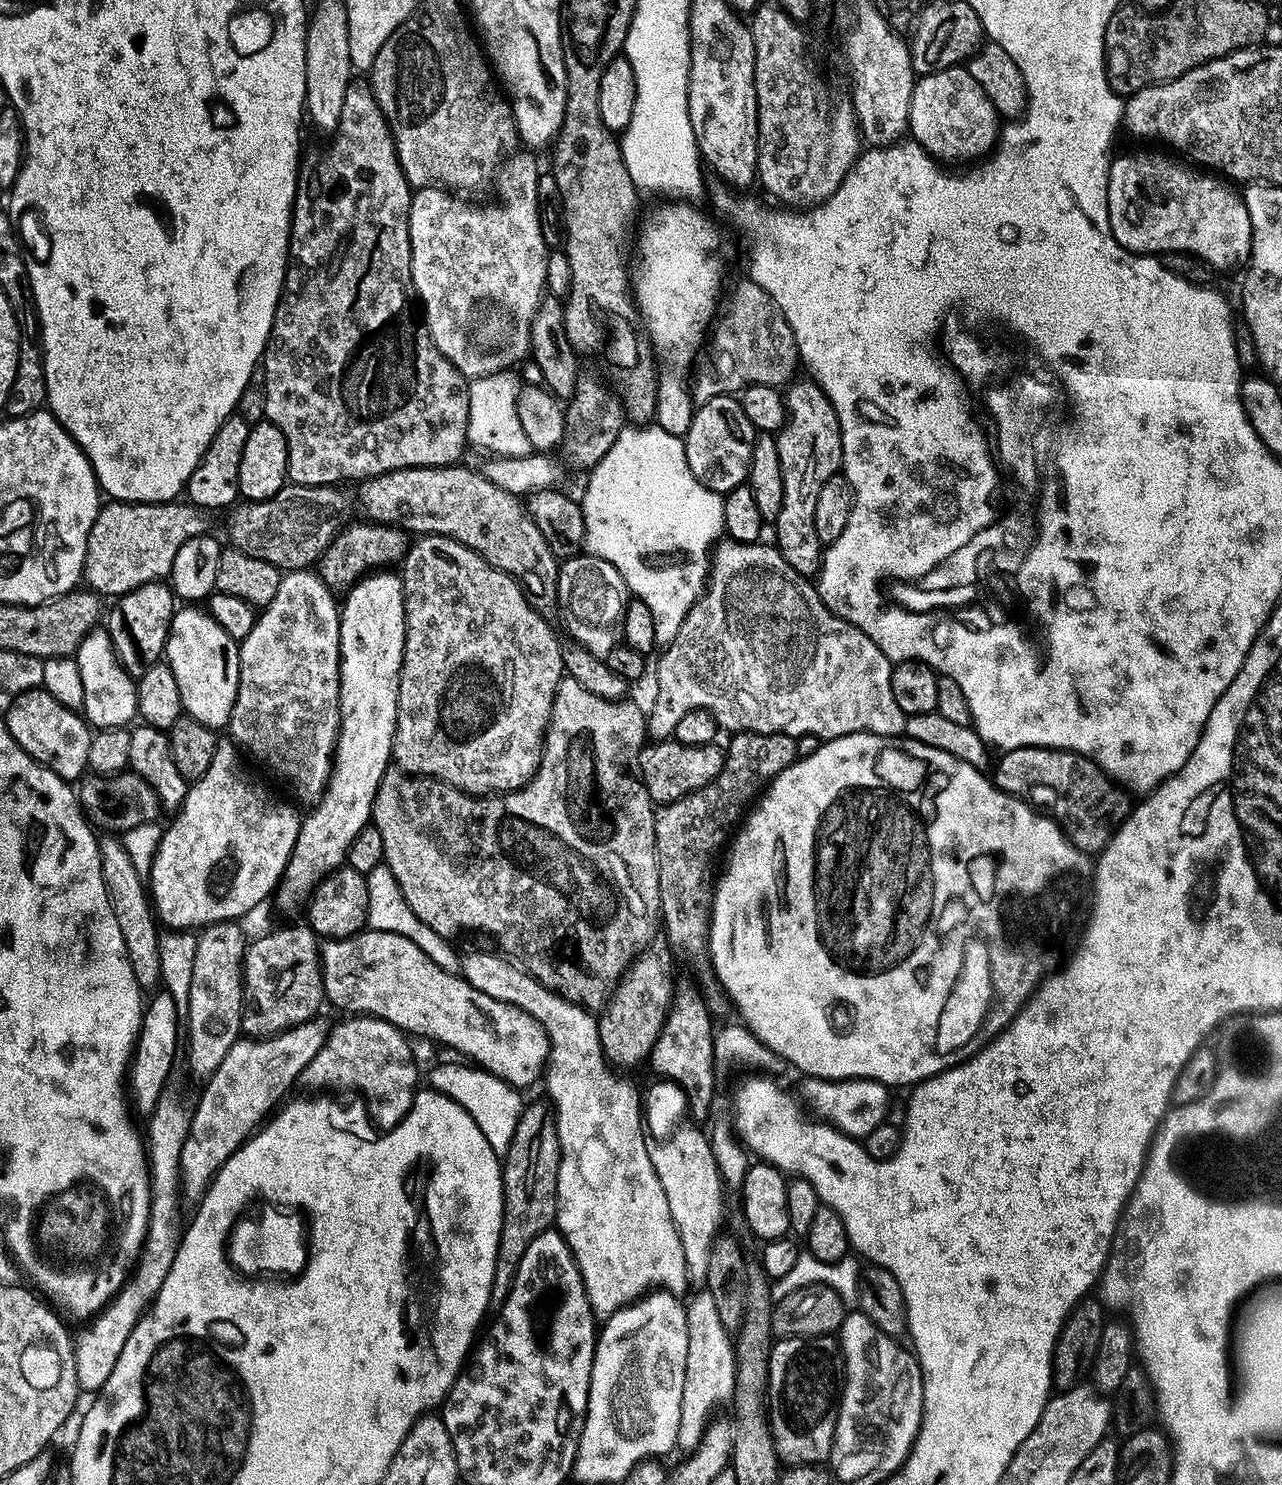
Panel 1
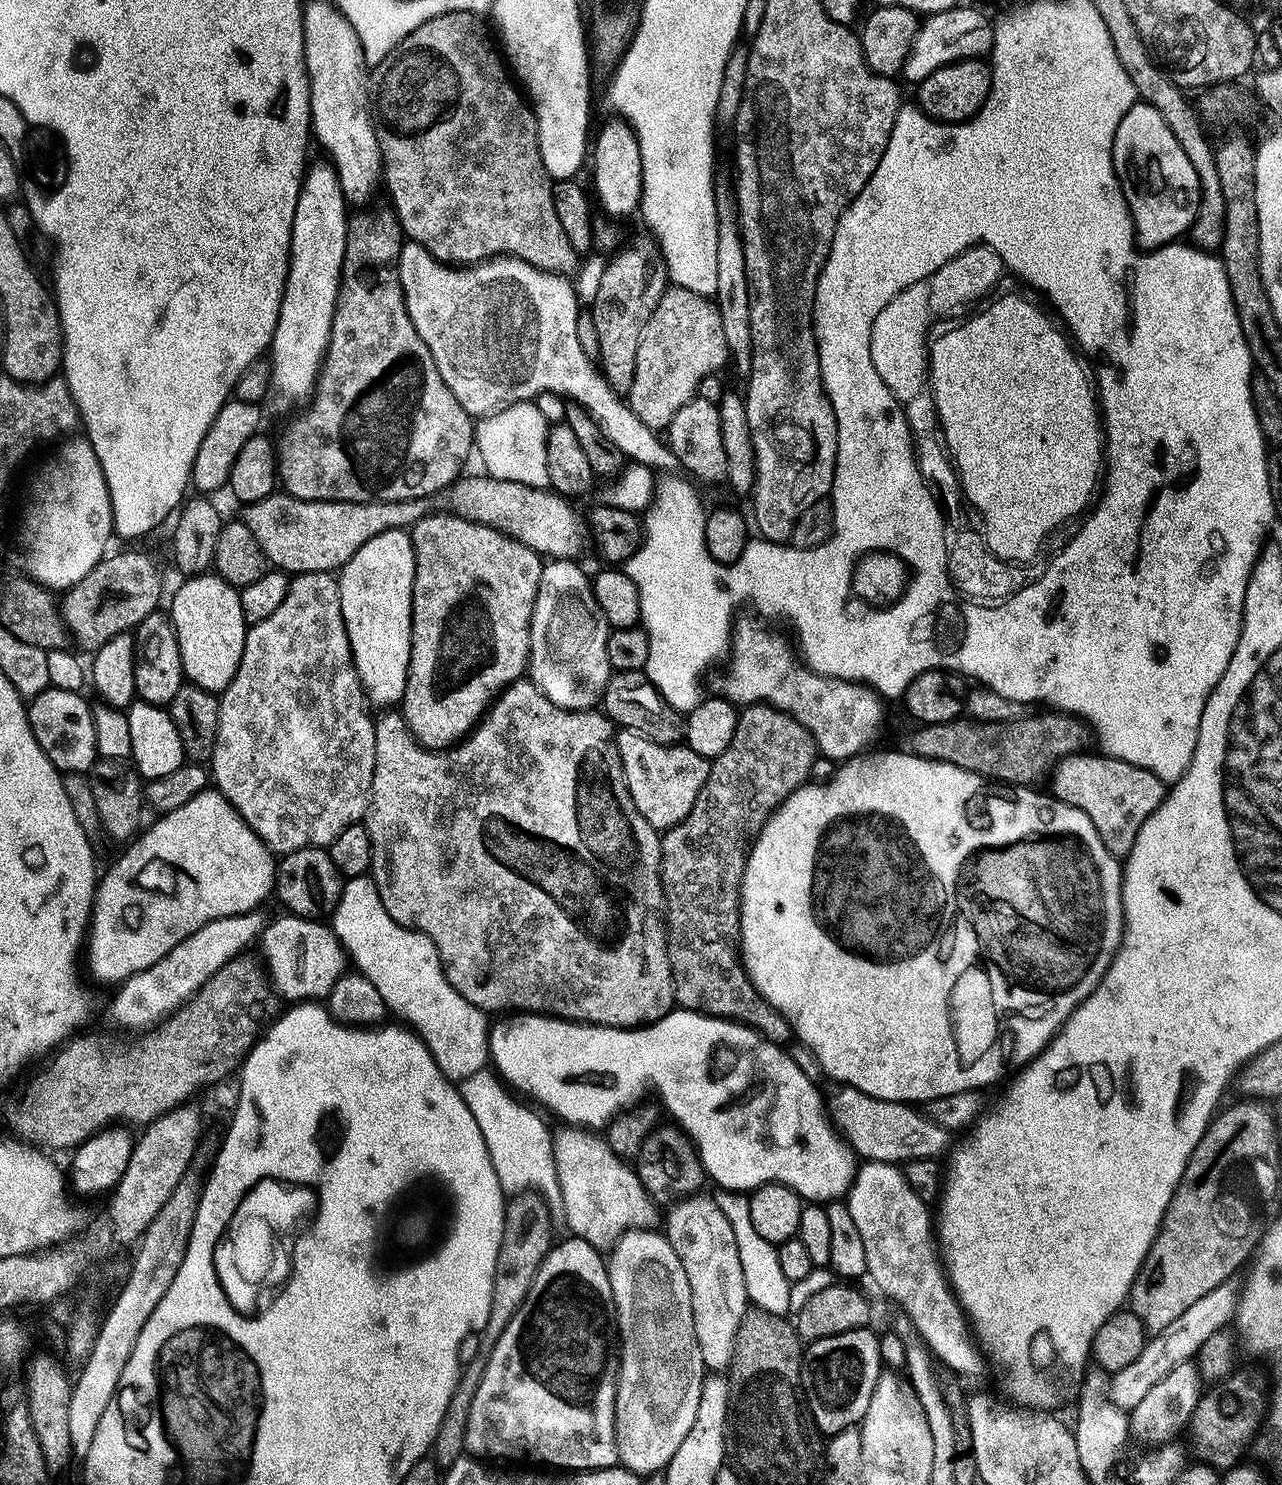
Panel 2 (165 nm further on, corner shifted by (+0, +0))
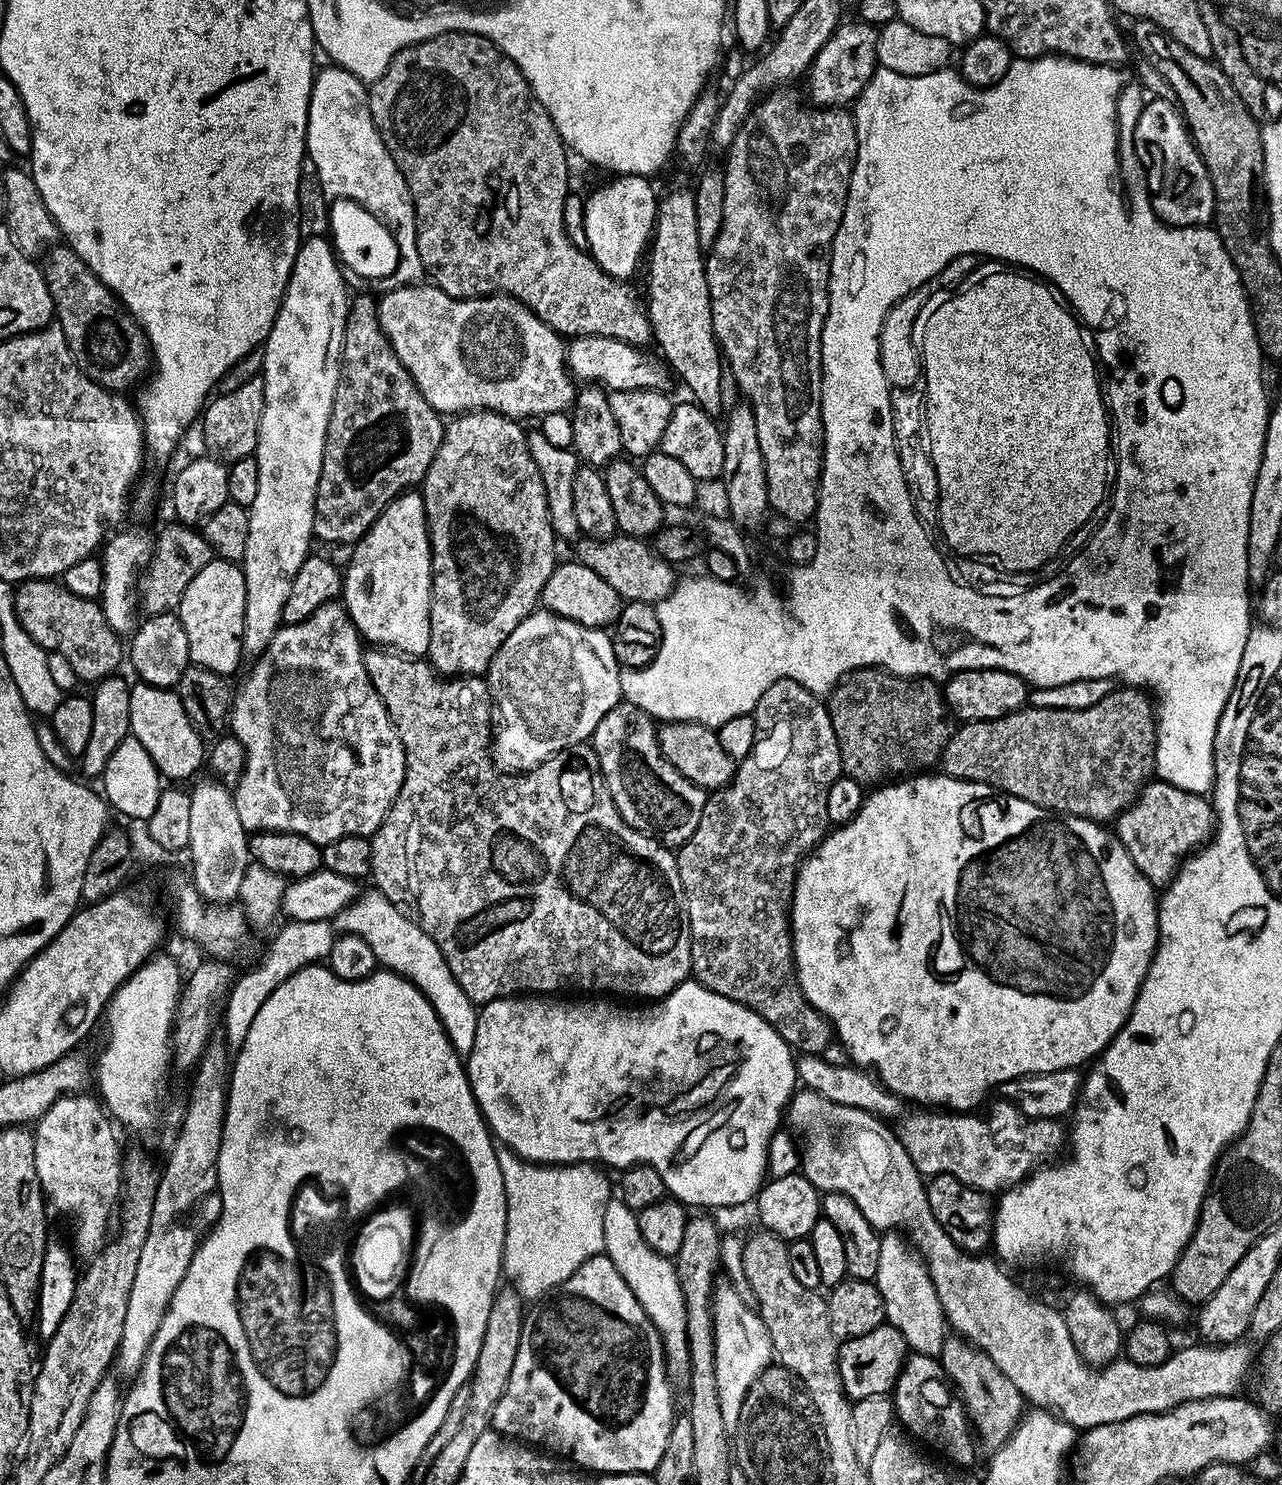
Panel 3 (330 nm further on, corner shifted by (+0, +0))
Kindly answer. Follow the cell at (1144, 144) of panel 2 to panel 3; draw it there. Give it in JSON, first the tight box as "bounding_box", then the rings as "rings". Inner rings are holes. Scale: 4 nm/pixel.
{"bounding_box":[1134,99,1216,228],"rings":[[[1149,99],[1134,126],[1134,146],[1148,173],[1148,194],[1156,217],[1173,228],[1194,228],[1213,223],[1216,195],[1184,117],[1173,102]]]}

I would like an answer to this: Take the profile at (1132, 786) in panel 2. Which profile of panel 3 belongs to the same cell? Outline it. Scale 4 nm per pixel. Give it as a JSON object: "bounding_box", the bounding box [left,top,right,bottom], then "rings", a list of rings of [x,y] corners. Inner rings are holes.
{"bounding_box":[1114,778,1216,886],"rings":[[[1153,778],[1145,784],[1144,789],[1136,798],[1136,803],[1125,808],[1114,821],[1114,835],[1122,842],[1126,854],[1138,866],[1140,873],[1149,880],[1153,886],[1166,886],[1176,874],[1177,868],[1189,854],[1208,843],[1214,835],[1216,828],[1216,814],[1207,795],[1182,790],[1165,780]]]}

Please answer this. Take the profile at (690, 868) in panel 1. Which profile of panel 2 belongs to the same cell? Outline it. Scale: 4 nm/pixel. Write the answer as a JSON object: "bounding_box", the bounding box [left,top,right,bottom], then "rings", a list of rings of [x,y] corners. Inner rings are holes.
{"bounding_box":[660,704,818,1046],"rings":[[[750,704],[741,707],[738,713],[736,736],[731,739],[729,748],[709,763],[708,777],[690,810],[690,814],[686,814],[686,818],[682,822],[678,822],[674,827],[667,829],[660,838],[660,881],[664,884],[664,907],[668,929],[668,957],[670,958],[670,970],[672,971],[672,989],[674,990],[674,1001],[683,1011],[700,1012],[703,1016],[717,1016],[723,1020],[735,1020],[737,1024],[744,1024],[748,1028],[753,1028],[758,1035],[766,1038],[771,1044],[784,1046],[787,1045],[787,1040],[791,1041],[793,1039],[790,1022],[778,1010],[774,1010],[774,1006],[770,1006],[770,1002],[766,1002],[766,998],[762,998],[762,994],[753,986],[748,971],[744,969],[740,947],[740,887],[746,870],[750,842],[760,835],[764,824],[772,817],[772,813],[780,807],[784,799],[795,788],[800,788],[803,784],[809,783],[811,764],[818,757],[818,749],[816,740],[810,734],[810,730],[806,730],[806,726],[802,726],[802,722],[795,720],[789,712],[783,712],[780,708],[773,708],[771,704]]]}

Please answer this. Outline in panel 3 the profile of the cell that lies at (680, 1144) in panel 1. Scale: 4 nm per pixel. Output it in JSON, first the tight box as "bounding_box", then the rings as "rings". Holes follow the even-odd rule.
{"bounding_box":[712,1282,774,1430],"rings":[[[731,1282],[717,1283],[712,1289],[714,1378],[718,1381],[718,1406],[722,1408],[722,1422],[730,1430],[740,1423],[740,1411],[748,1391],[774,1360],[770,1334],[760,1313],[746,1306],[740,1291]]]}

